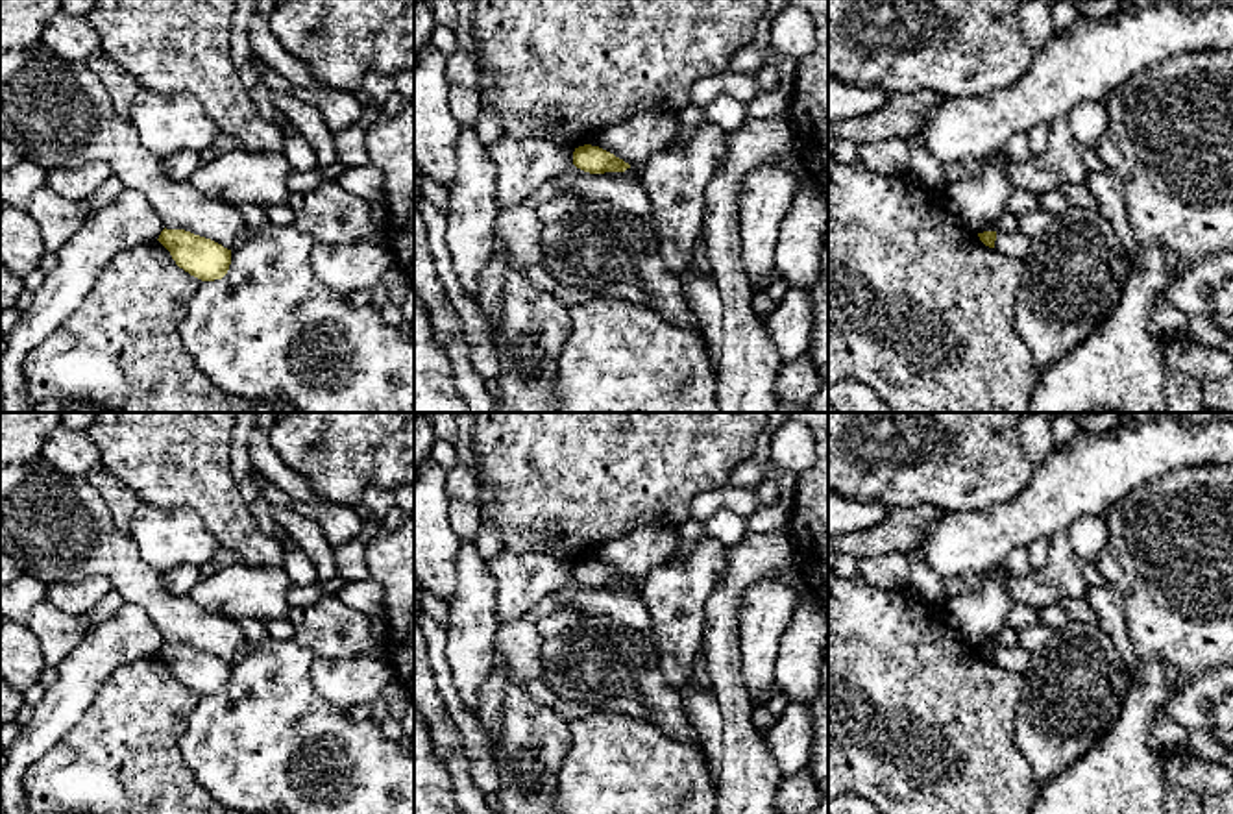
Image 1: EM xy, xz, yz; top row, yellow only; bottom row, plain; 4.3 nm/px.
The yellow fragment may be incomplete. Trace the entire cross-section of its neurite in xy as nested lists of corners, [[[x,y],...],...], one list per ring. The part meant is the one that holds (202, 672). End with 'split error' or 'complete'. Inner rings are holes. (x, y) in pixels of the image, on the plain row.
[[[163,644],[157,653],[176,679],[201,696],[222,694],[231,679],[231,664],[185,644]]] | complete

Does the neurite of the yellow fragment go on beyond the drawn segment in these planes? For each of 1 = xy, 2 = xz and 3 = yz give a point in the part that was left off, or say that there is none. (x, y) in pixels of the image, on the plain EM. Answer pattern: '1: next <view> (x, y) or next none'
1: next none
2: next none
3: next none

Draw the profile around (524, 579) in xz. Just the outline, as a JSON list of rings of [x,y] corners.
[[[505,549],[486,561],[497,581],[501,623],[519,622],[551,592],[573,579],[575,562],[549,555]]]

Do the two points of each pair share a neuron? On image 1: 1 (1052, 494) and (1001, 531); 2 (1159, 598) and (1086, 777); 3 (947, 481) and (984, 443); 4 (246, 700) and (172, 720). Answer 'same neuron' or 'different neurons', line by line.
1: same neuron
2: same neuron
3: same neuron
4: different neurons

